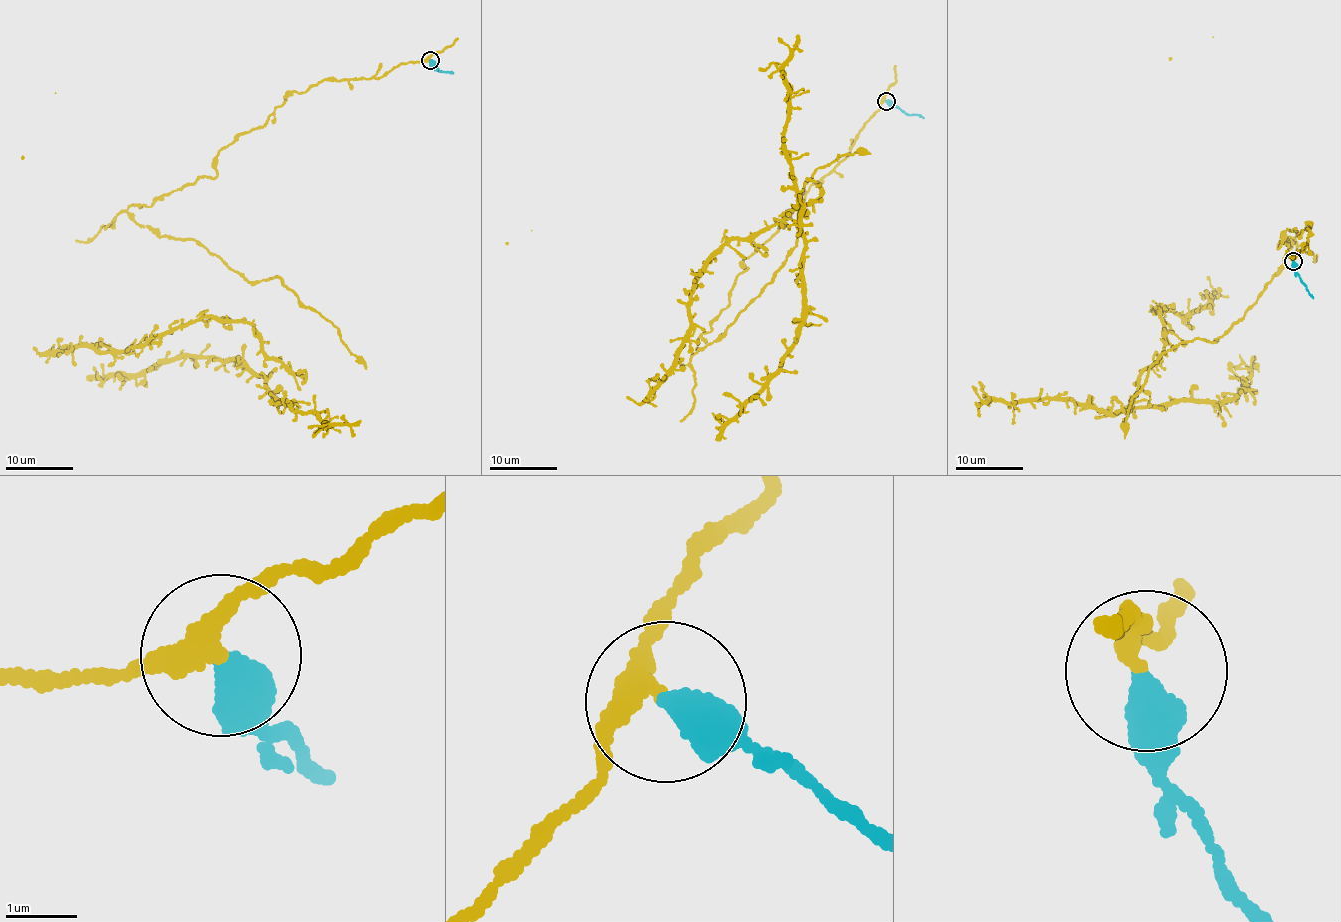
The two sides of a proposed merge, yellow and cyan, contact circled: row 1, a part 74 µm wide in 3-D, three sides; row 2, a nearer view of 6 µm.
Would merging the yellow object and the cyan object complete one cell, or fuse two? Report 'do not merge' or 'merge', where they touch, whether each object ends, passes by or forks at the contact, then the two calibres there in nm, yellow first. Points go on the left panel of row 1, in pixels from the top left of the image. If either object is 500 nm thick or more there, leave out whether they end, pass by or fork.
do not merge; place (430, 60); calibres 240 and 500 nm

